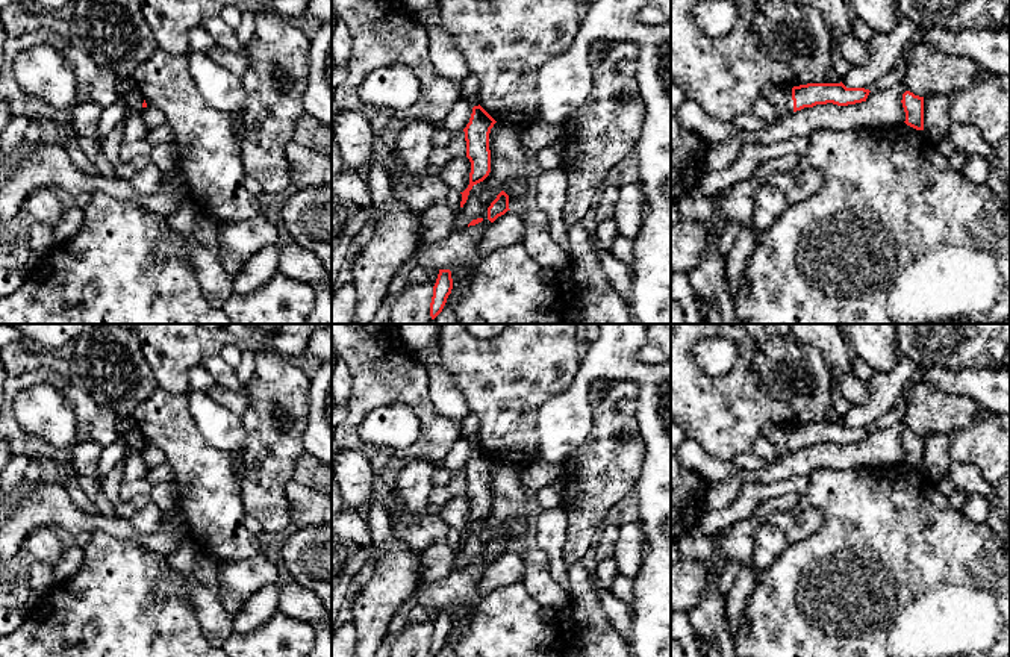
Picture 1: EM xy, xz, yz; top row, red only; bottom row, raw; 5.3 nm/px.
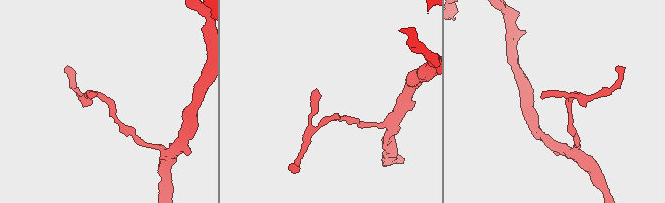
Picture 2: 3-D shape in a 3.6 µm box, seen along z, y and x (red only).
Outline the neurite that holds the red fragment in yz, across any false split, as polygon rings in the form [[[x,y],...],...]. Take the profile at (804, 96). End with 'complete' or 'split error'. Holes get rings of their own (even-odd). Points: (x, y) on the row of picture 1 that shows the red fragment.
[[[772,83],[763,86],[762,95],[780,115],[784,112],[796,112],[816,104],[833,103],[848,106],[866,101],[869,89],[846,88],[840,83],[807,83],[793,88],[783,88]]]; split error

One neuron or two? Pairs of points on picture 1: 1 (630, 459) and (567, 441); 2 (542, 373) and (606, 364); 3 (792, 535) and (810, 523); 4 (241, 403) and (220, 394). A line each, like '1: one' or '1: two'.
1: two
2: two
3: one
4: one

